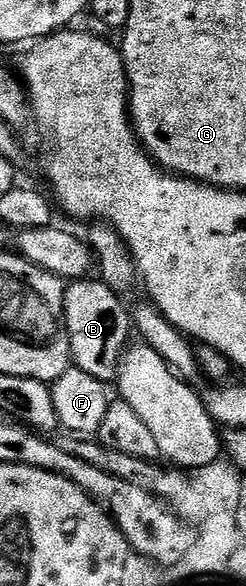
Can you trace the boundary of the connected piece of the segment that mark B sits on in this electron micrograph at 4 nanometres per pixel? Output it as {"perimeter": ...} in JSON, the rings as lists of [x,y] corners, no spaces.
{"perimeter":[[[99,278],[78,279],[67,284],[64,292],[64,316],[70,337],[72,362],[90,377],[105,381],[115,380],[120,373],[120,364],[129,346],[128,330],[134,327],[130,311],[124,308],[125,300],[115,295]]]}

